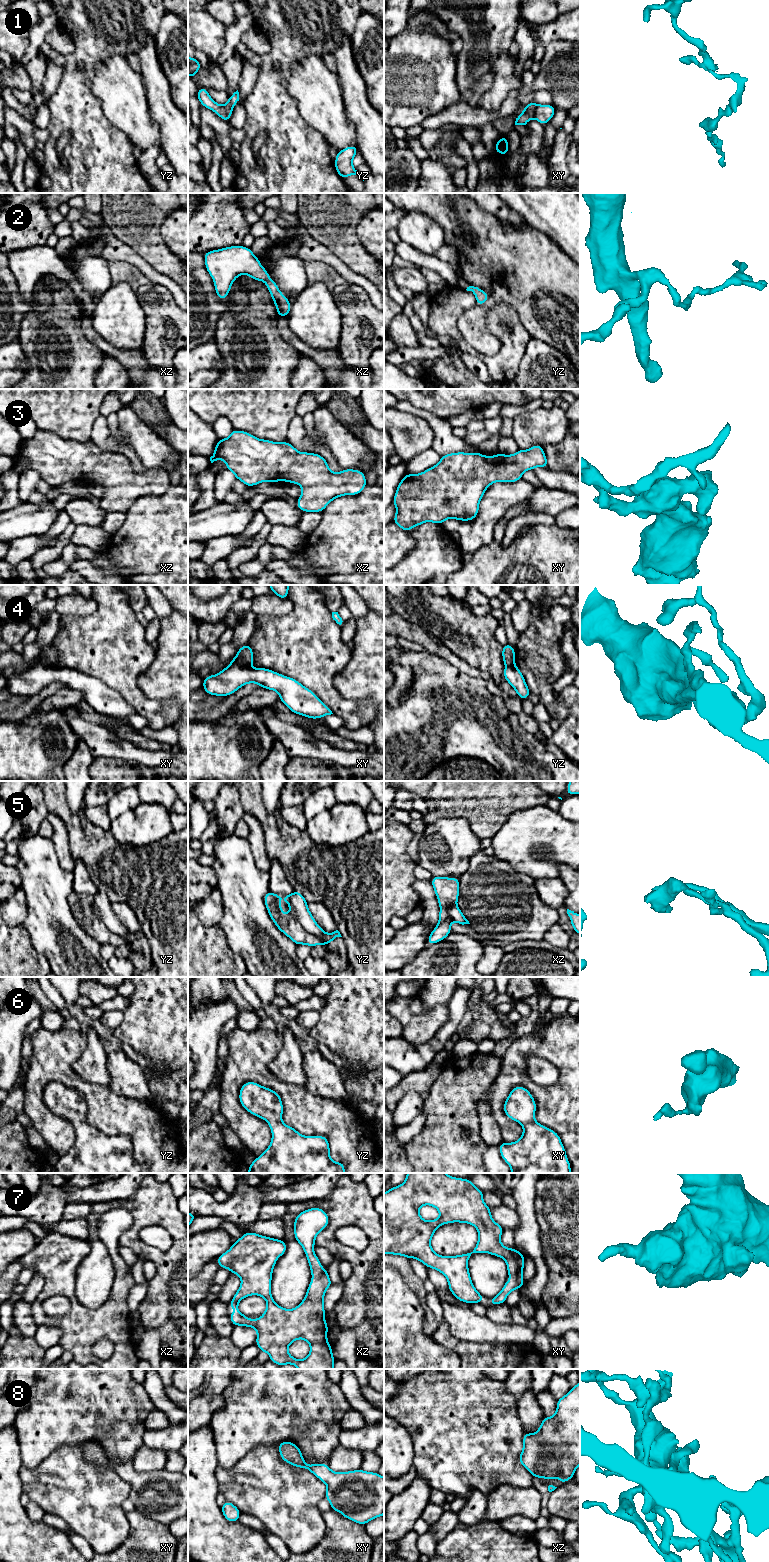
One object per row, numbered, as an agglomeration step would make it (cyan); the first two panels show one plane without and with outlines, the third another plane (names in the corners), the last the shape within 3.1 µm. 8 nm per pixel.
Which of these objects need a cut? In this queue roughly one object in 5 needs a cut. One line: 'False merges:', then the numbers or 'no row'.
False merges: 1, 4, 5

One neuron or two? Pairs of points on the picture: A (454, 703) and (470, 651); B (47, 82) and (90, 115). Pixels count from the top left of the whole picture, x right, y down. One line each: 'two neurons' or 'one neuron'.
A: two neurons
B: two neurons

